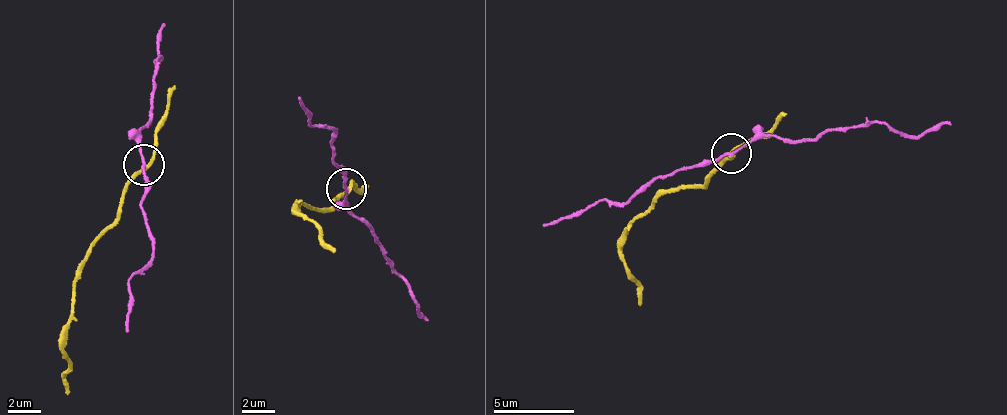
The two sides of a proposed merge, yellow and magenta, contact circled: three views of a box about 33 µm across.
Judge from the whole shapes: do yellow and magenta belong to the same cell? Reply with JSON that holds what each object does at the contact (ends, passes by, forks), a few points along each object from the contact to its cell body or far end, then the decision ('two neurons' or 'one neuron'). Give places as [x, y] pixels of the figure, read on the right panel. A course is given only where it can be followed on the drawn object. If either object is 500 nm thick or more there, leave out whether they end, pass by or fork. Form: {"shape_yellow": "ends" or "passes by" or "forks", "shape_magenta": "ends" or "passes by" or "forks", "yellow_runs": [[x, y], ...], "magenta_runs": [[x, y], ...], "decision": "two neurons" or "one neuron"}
{"shape_yellow": "passes by", "shape_magenta": "passes by", "yellow_runs": [[733, 156], [705, 184], [688, 183], [628, 224], [622, 263], [640, 306]], "magenta_runs": [[733, 152], [771, 136], [801, 140], [875, 122], [923, 133], [950, 127]], "decision": "two neurons"}

